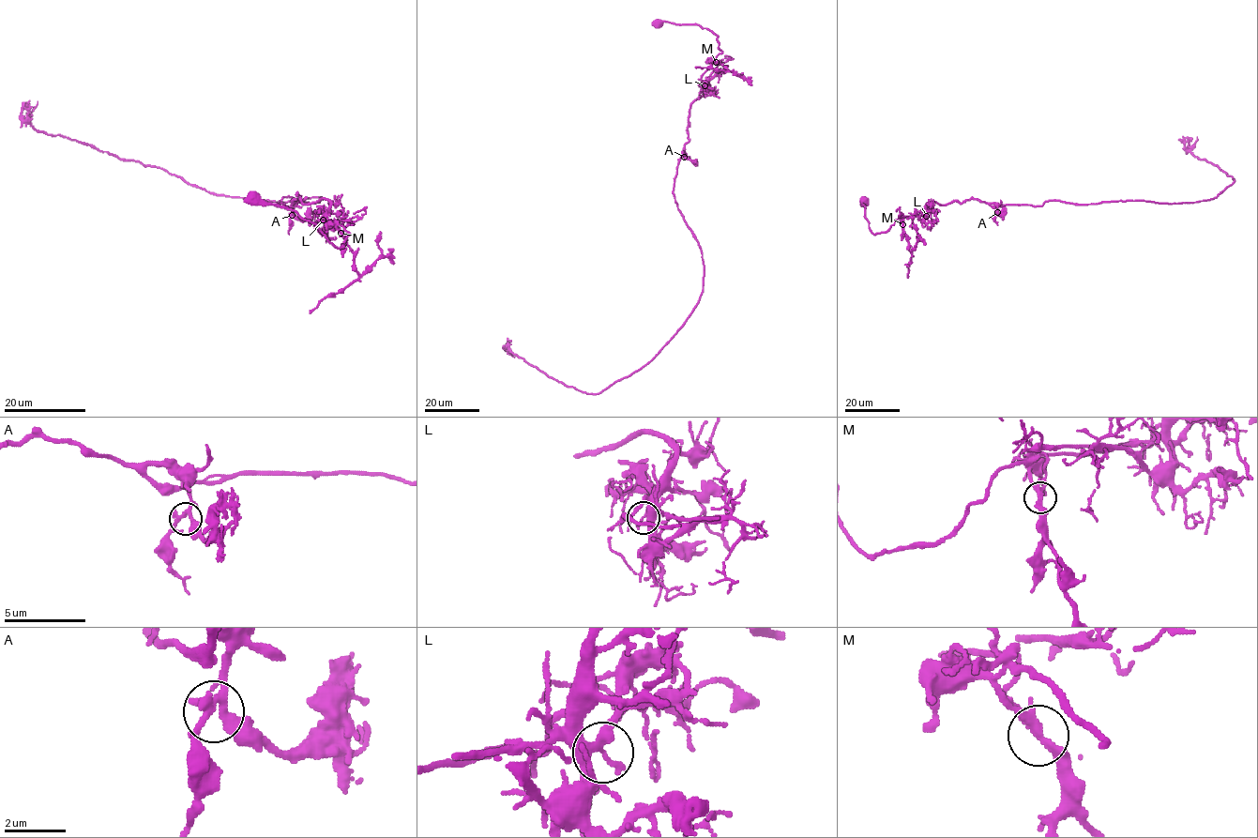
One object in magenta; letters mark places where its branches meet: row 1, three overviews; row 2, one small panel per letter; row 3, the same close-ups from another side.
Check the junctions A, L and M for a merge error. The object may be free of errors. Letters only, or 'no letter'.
M

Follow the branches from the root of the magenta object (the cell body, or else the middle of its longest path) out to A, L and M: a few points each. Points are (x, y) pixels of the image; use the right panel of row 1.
A: (863, 202), (874, 234), (897, 219), (921, 216), (932, 202), (979, 199), (997, 212)
L: (863, 202), (864, 216), (874, 234), (886, 232), (897, 219), (922, 213), (926, 216)
M: (863, 202), (864, 216), (874, 234), (886, 232), (899, 219), (902, 224)

